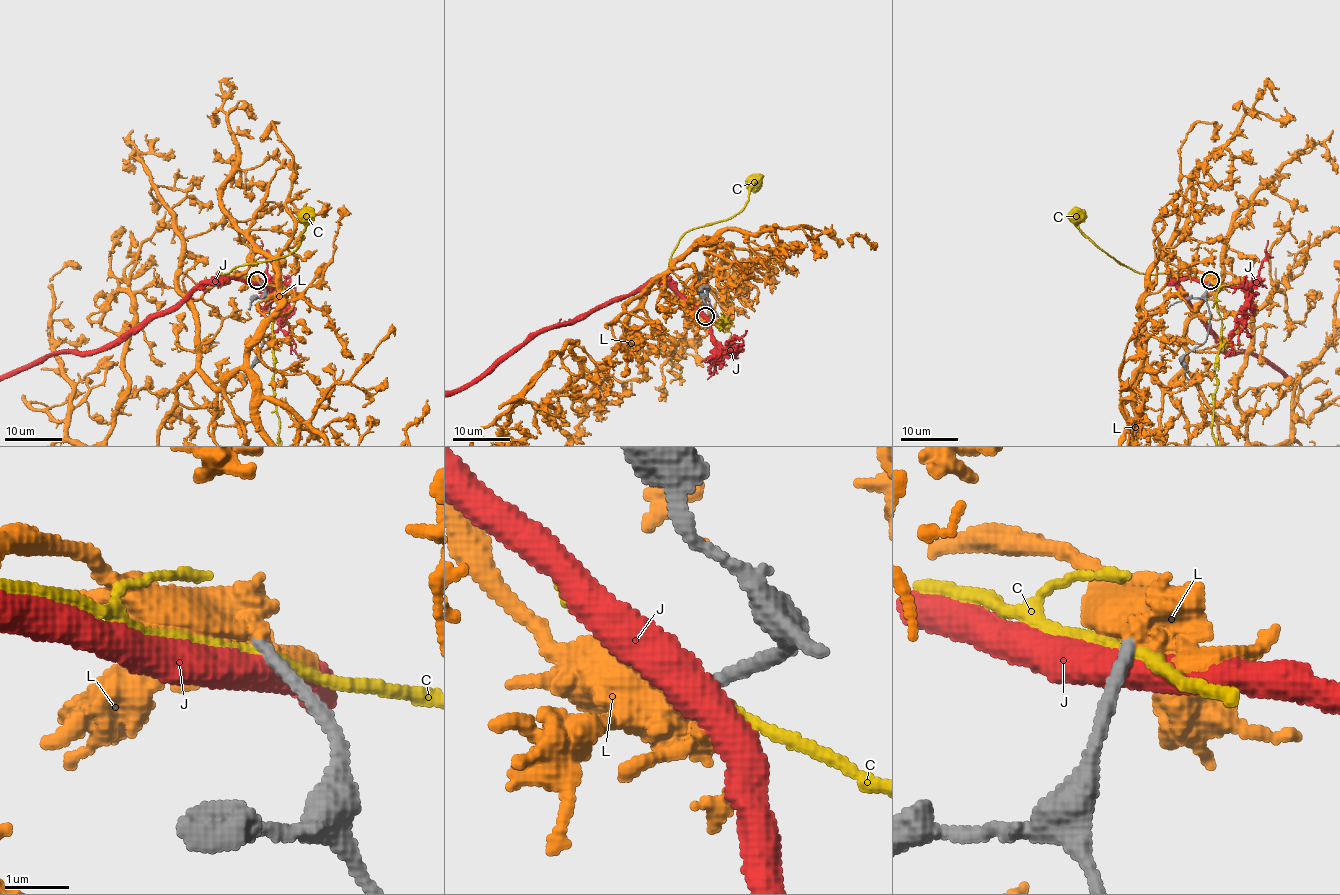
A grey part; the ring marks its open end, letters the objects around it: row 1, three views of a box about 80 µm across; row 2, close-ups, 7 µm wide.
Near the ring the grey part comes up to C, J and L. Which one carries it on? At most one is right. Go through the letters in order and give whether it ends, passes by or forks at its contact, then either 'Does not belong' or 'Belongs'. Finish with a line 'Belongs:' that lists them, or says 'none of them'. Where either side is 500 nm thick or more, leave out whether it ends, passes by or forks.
C: It passes by. Does not belong
J: It passes by. Does not belong
L: It passes by. Does not belong
Belongs: none of them

